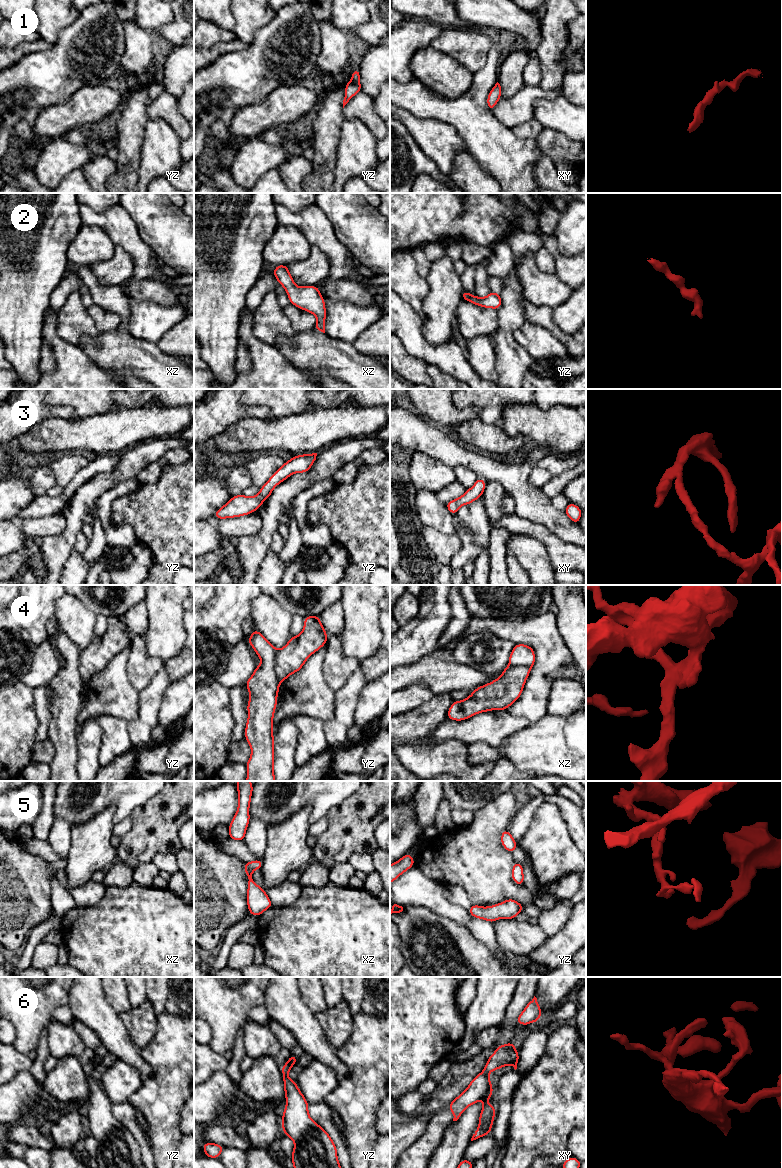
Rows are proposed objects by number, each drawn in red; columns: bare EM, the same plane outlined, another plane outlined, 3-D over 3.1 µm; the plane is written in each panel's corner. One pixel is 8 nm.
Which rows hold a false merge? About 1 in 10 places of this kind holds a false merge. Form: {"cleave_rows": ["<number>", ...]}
{"cleave_rows": ["4"]}

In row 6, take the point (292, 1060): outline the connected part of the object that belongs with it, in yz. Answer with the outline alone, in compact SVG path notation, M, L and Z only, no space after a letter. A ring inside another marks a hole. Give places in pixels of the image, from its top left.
M290 1054L288 1062L281 1066L286 1097L286 1107L282 1115L282 1129L283 1133L295 1143L291 1156L294 1168L341 1168L337 1158L336 1145L329 1134L310 1118L306 1098L299 1090L297 1082L288 1077L288 1072L297 1060L298 1057Z

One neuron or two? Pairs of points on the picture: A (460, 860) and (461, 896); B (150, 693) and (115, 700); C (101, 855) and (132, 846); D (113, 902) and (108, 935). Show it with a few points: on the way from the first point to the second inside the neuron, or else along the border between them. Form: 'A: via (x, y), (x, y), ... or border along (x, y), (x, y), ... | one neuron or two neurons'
A: border along (443, 884), (460, 885), (466, 892), (471, 904) | two neurons
B: border along (139, 692), (139, 715), (136, 718) | two neurons
C: border along (115, 849), (117, 860) | two neurons
D: via (113, 910), (113, 927) | one neuron

